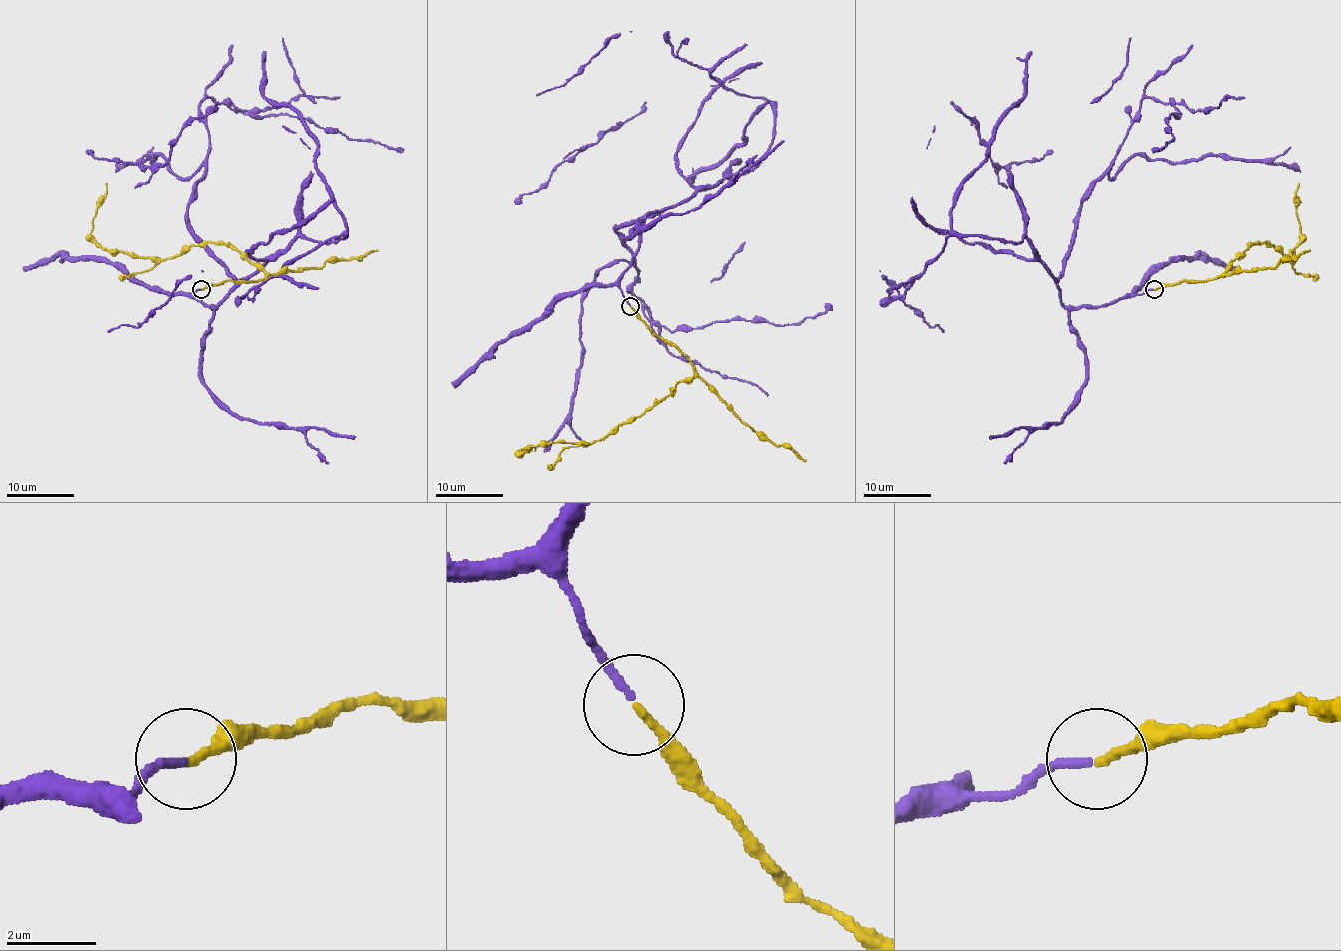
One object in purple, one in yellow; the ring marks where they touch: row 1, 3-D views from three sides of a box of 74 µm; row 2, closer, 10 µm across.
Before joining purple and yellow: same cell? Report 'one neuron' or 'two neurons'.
one neuron

